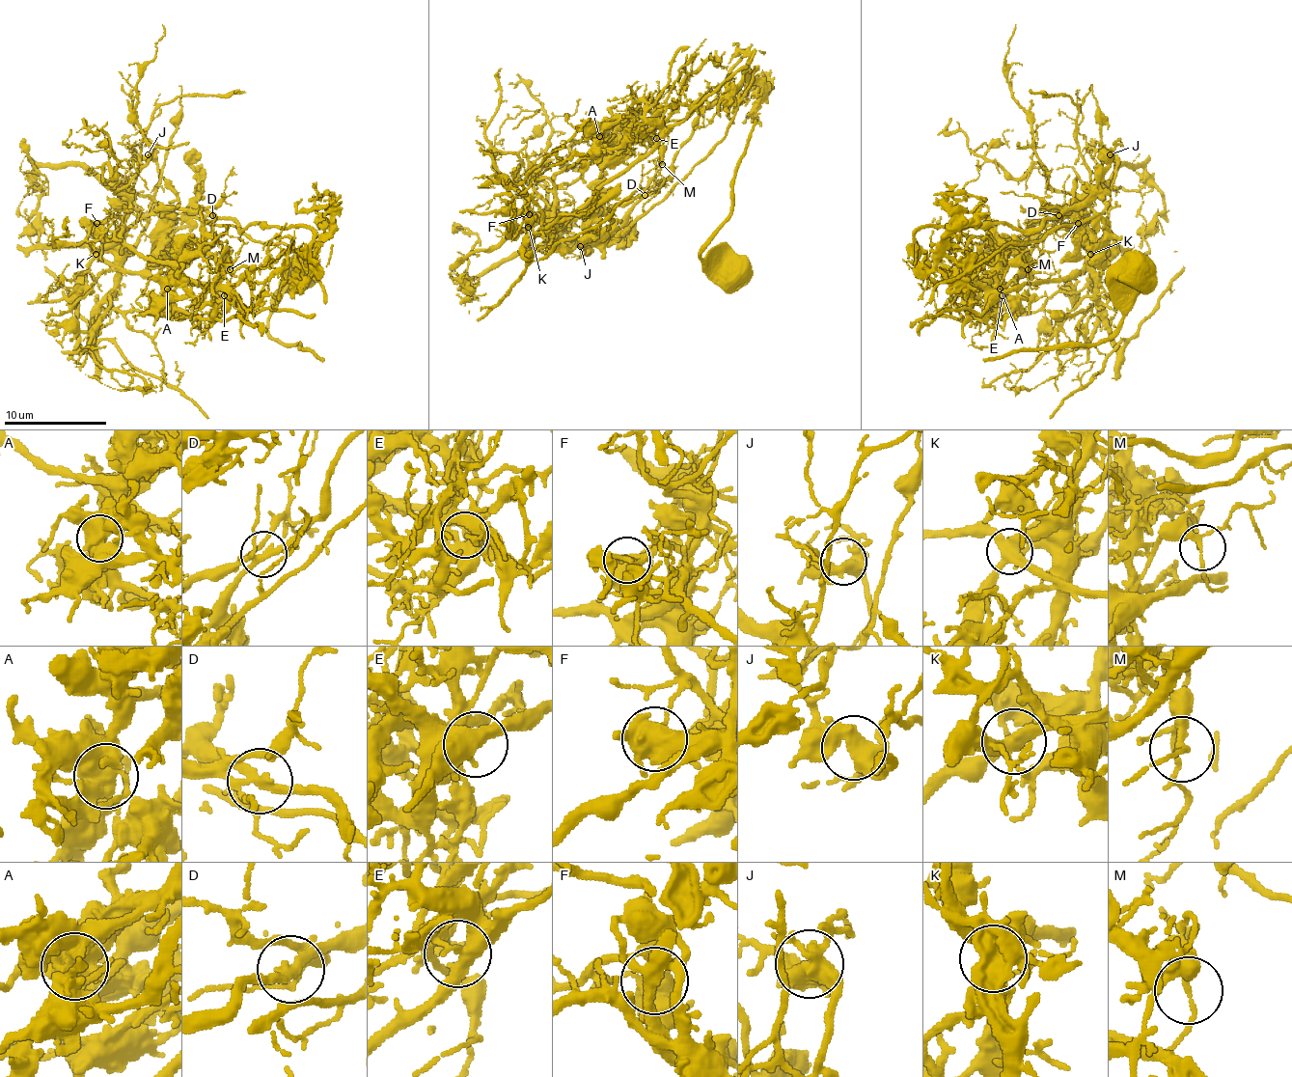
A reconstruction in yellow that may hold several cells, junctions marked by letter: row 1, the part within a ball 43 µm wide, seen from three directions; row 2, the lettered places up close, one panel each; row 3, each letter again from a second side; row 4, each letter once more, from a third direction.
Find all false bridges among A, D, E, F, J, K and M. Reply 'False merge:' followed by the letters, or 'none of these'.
False merge: A, D, F, K

